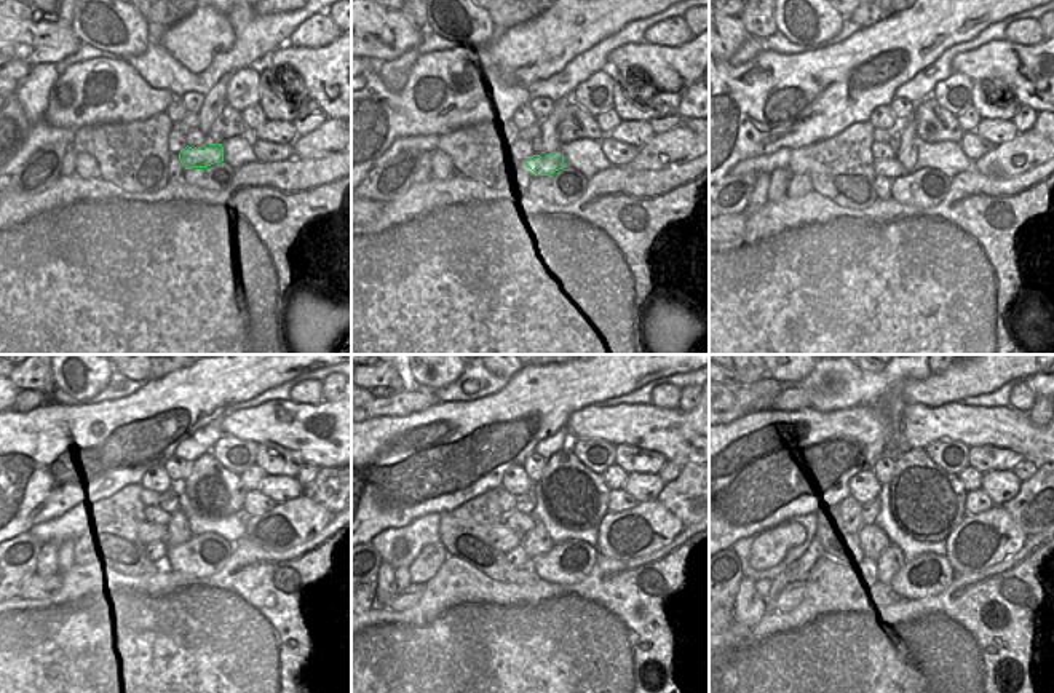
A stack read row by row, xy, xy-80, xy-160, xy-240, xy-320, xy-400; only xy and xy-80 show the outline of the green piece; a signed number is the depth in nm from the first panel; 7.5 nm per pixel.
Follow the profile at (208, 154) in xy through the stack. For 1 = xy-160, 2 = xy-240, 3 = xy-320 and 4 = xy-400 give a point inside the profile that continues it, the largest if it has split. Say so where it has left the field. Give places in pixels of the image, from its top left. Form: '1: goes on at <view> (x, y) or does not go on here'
1: goes on at xy-160 (891, 168)
2: goes on at xy-240 (152, 534)
3: goes on at xy-320 (510, 540)
4: goes on at xy-400 (845, 550)

